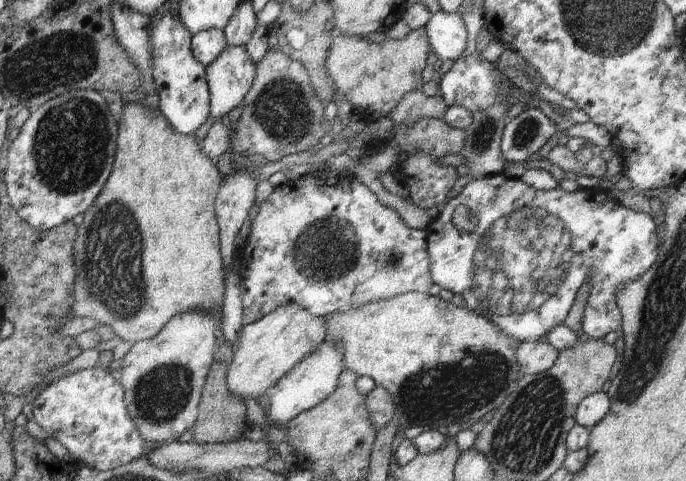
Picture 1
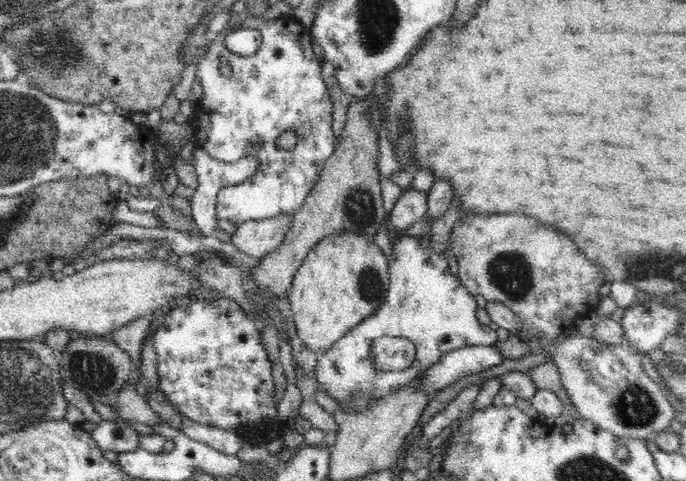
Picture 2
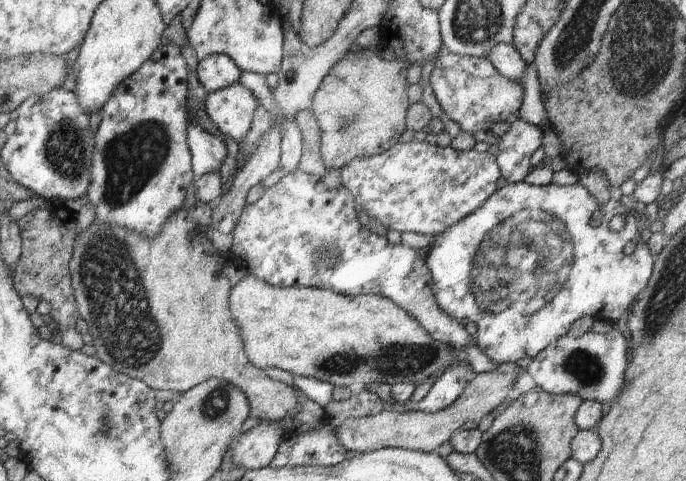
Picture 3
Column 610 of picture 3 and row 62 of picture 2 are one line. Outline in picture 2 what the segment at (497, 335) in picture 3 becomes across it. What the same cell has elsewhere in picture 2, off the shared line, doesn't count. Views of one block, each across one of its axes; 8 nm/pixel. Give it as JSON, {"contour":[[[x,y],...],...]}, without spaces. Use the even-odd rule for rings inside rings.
{"contour":[[[292,15],[279,16],[272,22],[259,17],[252,28],[259,30],[262,35],[260,48],[252,56],[232,53],[226,47],[224,29],[210,42],[206,54],[197,64],[196,78],[200,79],[204,92],[192,124],[197,146],[212,158],[223,163],[238,162],[246,157],[254,157],[258,161],[257,171],[248,180],[221,188],[217,194],[217,218],[226,219],[237,226],[246,220],[267,220],[283,216],[282,214],[293,216],[305,203],[336,146],[336,136],[332,131],[332,100],[321,74],[322,59],[314,57],[310,49],[311,29],[303,26]],[[222,59],[231,64],[233,73],[230,78],[225,78],[218,71],[218,63]],[[290,129],[296,131],[298,142],[292,150],[282,150],[275,142]]]}

